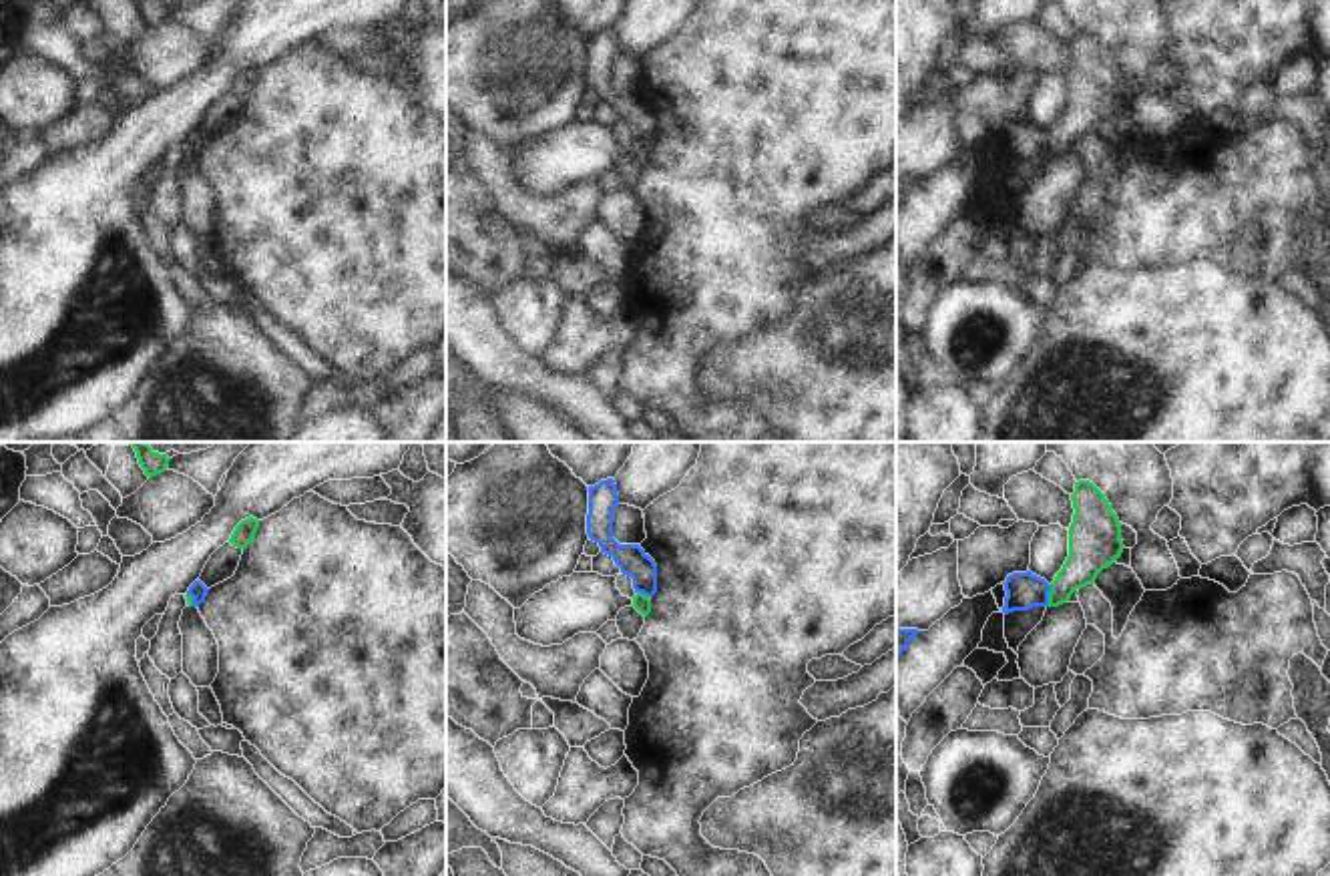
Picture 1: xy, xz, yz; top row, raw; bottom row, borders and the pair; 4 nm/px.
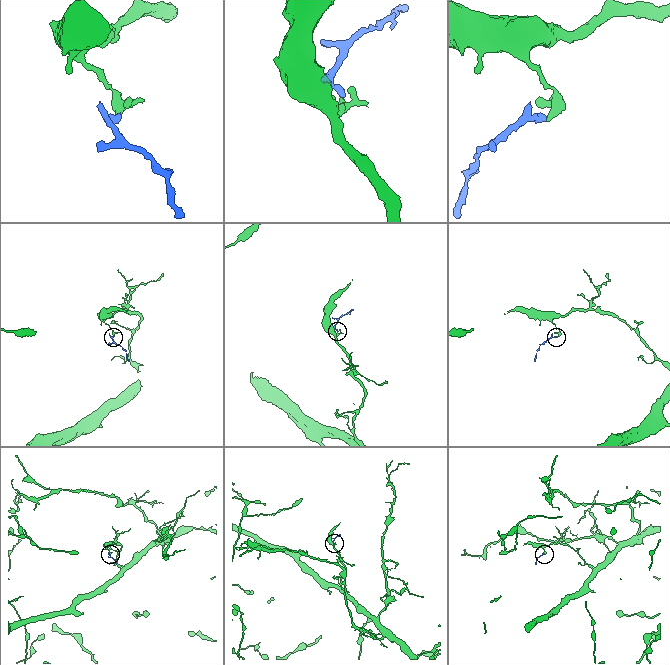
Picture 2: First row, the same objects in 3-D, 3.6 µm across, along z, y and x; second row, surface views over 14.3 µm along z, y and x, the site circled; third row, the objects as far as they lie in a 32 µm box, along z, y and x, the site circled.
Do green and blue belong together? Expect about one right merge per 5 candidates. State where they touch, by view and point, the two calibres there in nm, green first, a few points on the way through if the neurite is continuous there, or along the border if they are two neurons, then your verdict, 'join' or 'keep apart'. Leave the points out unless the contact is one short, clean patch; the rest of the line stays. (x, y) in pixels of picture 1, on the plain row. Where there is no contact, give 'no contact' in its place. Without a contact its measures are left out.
contact yz (1049, 145); calibres 190 and 140 nm; border yz (1051, 135), (1047, 155); keep apart

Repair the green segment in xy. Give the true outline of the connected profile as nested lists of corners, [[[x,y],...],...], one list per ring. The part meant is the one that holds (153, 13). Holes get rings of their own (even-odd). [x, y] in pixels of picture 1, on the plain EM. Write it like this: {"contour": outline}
{"contour": [[[135,0],[135,2],[137,2],[141,18],[145,20],[149,28],[165,22],[171,10],[167,4],[159,4],[153,0]]]}

